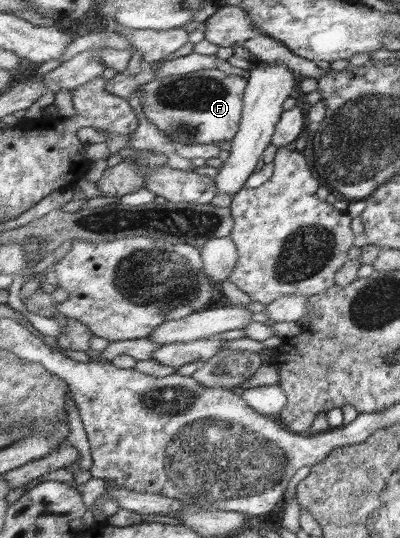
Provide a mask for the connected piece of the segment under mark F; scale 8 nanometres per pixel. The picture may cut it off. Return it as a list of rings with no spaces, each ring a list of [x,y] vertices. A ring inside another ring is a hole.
[[[207,69],[187,73],[186,75],[167,76],[161,80],[153,80],[143,85],[144,91],[141,100],[143,102],[143,111],[153,123],[165,135],[168,135],[173,142],[178,145],[184,144],[218,144],[220,141],[229,141],[236,137],[242,115],[243,91],[247,90],[248,80],[239,75],[226,75],[219,69]]]

